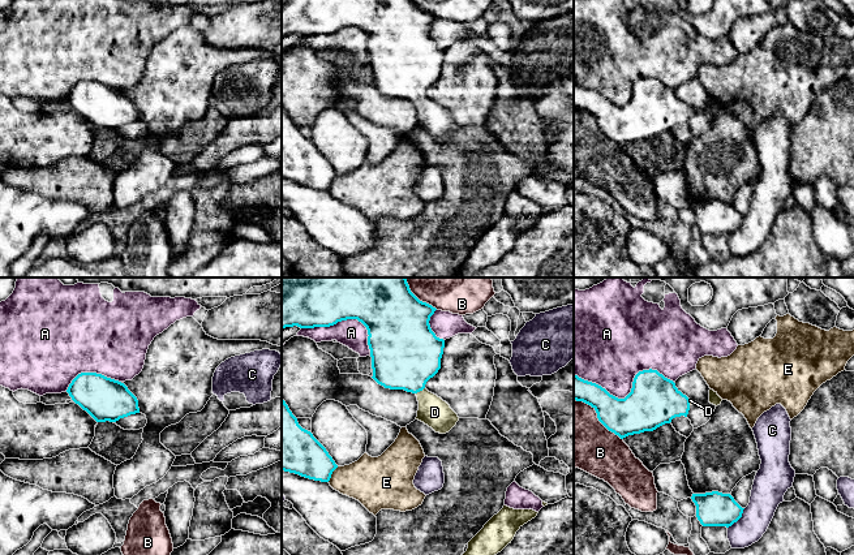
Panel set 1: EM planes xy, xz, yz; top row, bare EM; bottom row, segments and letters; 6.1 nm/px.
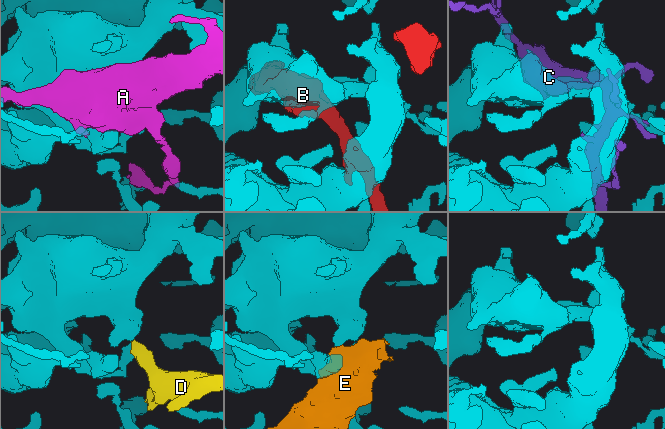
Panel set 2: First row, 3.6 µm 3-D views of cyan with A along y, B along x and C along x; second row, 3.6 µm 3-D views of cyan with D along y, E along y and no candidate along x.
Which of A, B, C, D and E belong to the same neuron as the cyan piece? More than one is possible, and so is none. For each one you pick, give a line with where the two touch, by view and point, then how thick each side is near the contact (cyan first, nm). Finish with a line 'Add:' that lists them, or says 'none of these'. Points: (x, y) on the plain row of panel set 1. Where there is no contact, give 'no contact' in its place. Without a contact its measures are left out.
D: xz (420, 98) | 420/180 nm
Add: D

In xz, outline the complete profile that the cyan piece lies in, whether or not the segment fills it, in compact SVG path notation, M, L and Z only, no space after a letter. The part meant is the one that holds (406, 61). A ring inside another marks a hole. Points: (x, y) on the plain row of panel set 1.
M282 0L282 36L330 35L347 27L357 27L368 38L368 53L372 65L373 87L390 98L404 98L417 104L416 128L432 135L435 141L449 141L459 129L458 122L437 103L425 96L426 90L441 77L445 48L435 44L429 29L437 17L420 9L412 0Z

